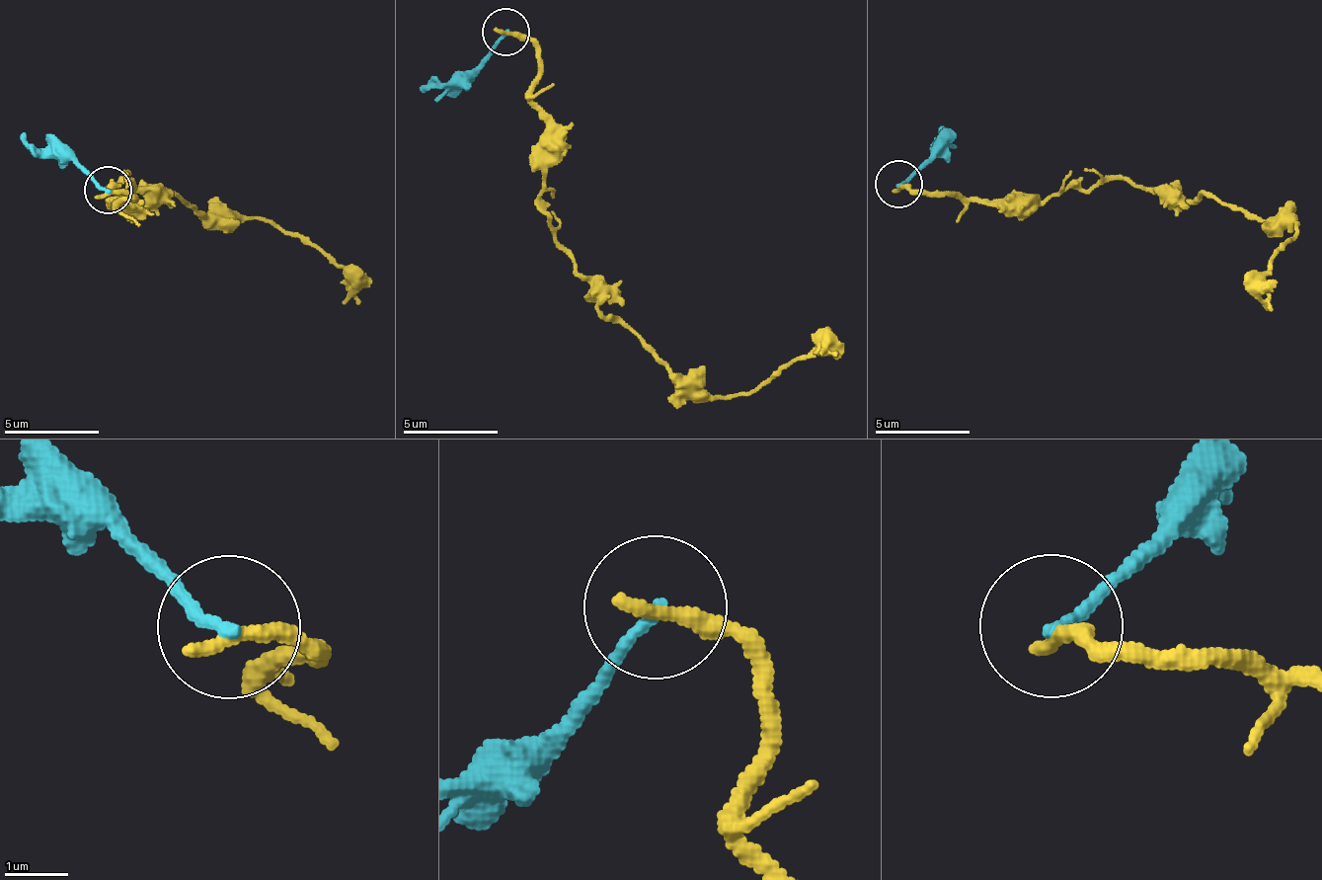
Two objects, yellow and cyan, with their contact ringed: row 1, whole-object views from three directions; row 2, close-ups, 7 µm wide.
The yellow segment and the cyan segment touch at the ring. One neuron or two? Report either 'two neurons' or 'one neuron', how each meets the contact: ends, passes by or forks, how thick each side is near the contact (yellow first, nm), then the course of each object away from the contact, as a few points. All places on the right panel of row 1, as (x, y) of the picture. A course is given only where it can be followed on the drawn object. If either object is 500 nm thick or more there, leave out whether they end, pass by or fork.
two neurons | yellow ends | cyan ends | 280/190 nm | yellow via (896, 186), (1044, 204), (1071, 186), (1117, 181), (1297, 221), (1264, 280), (1272, 309) | cyan via (896, 186), (938, 146), (944, 126)

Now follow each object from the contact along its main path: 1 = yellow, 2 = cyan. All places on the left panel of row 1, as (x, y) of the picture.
1: (107, 191), (132, 196), (118, 207), (119, 182), (209, 217), (266, 216), (349, 274), (362, 302)
2: (107, 191), (66, 157), (41, 152), (21, 133)

